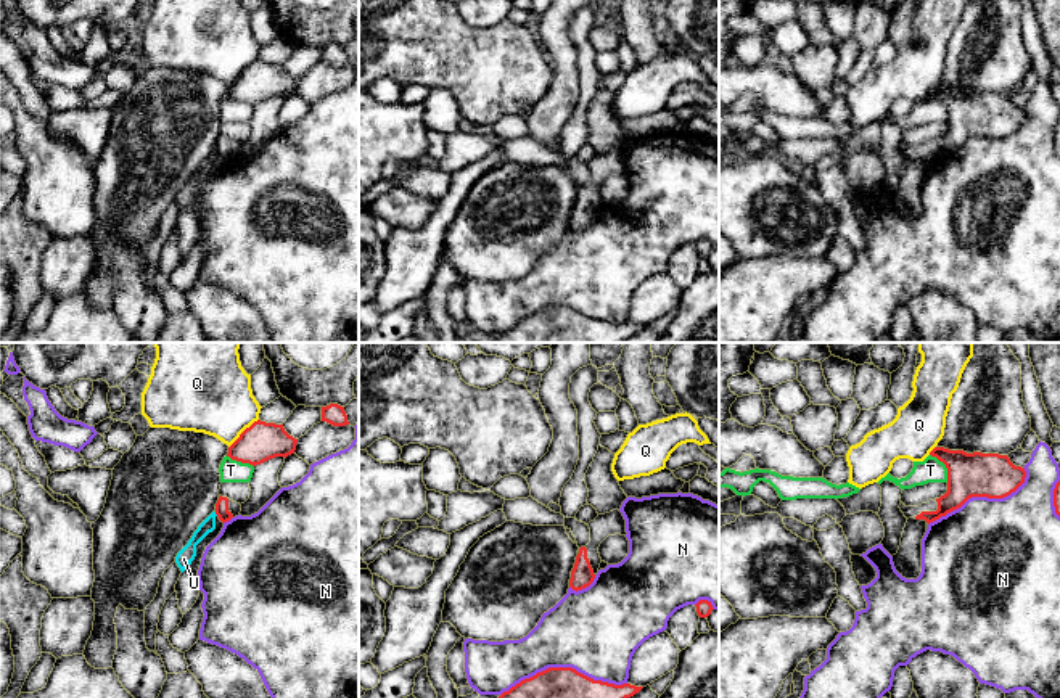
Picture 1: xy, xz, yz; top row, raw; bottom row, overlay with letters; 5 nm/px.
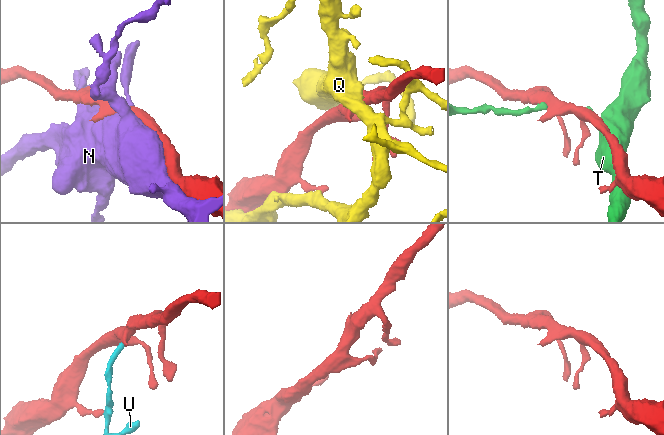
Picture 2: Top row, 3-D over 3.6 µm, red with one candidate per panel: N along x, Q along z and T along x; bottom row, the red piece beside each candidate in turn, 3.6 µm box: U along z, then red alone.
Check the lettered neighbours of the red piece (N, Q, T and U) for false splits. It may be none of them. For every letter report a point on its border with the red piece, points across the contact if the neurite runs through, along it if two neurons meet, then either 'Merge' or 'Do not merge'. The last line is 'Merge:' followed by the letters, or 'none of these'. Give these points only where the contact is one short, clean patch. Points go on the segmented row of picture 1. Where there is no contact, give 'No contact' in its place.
N: Touches red at xz (563, 668). Do not merge
Q: Touches red at xy (242, 433). Do not merge
T: Touches red at yz (946, 467). Do not merge
U: Touches red at xy (216, 513). Boundary: xy (214, 512), (217, 515). Do not merge
Merge: none of these

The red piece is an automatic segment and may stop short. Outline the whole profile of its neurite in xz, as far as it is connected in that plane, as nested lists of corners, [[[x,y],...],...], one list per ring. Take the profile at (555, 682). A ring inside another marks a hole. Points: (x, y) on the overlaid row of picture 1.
[[[548,667],[521,680],[499,698],[631,698],[642,688],[594,680],[573,667]]]

